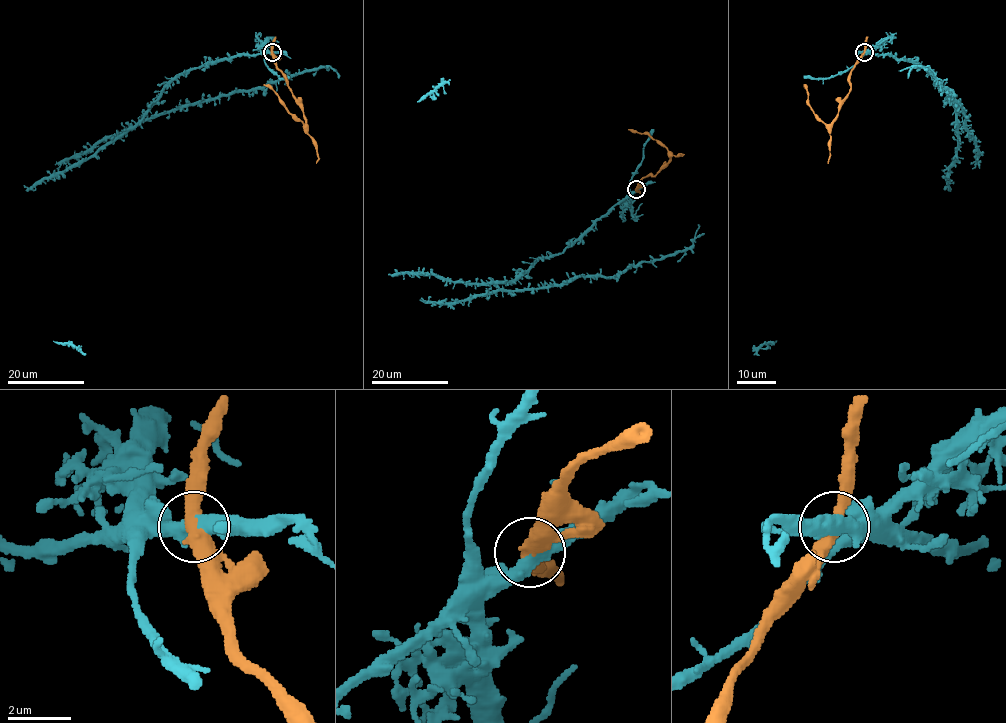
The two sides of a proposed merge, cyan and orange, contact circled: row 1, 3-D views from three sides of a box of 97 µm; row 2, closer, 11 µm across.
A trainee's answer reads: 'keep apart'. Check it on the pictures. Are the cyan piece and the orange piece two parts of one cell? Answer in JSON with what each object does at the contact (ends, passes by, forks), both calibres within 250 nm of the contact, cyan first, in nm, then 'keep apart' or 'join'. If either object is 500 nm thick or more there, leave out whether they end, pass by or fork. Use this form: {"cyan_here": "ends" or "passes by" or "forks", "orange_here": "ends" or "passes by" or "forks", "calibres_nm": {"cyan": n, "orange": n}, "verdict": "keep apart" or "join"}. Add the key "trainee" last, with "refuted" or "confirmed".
{"cyan_here": "passes by", "orange_here": "passes by", "calibres_nm": {"cyan": 480, "orange": 440}, "verdict": "keep apart", "trainee": "confirmed"}

